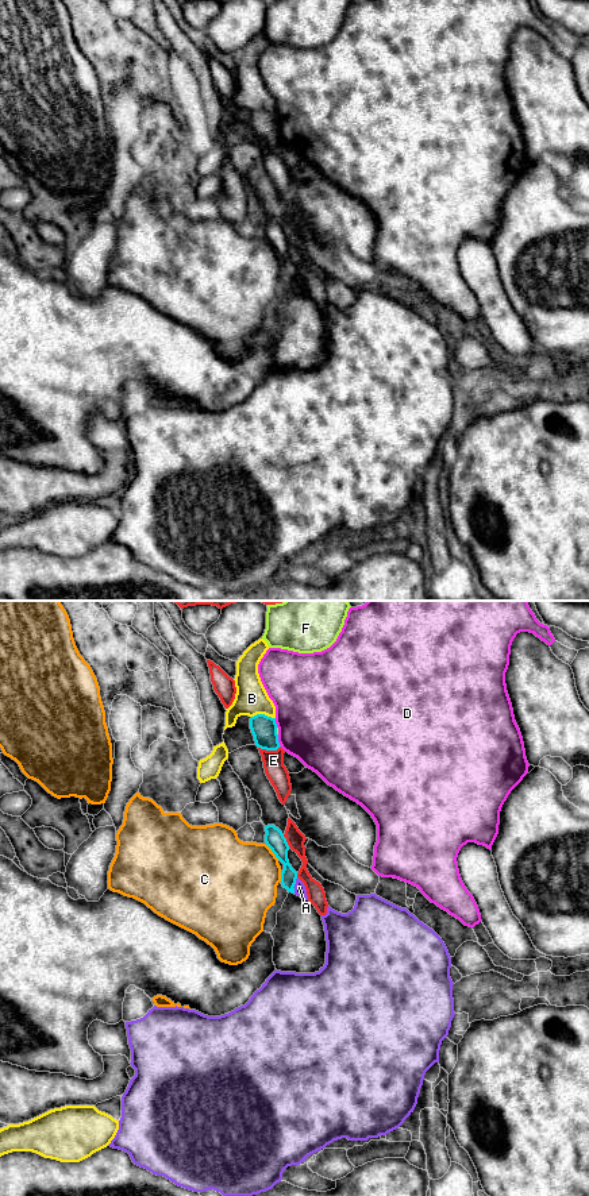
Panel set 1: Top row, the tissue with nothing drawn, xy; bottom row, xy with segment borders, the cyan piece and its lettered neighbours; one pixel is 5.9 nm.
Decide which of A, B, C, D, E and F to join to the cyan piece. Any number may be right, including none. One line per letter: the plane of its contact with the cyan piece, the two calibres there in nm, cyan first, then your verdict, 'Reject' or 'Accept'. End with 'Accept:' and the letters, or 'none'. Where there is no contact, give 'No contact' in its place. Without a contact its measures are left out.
A: Touches cyan in xy. Thickness 100 nm (cyan) against 70 nm. Reject
B: Touches cyan in xy. Thickness 150 nm (cyan) against 190 nm. Reject
C: Touches cyan in xy. Thickness 120 nm (cyan) against 440 nm. Reject
D: Touches cyan in xy. Thickness 150 nm (cyan) against 460 nm. Reject
E: Touches cyan in xy. Thickness 150 nm (cyan) against 130 nm. Reject
F: Touches cyan in xy. Thickness 150 nm (cyan) against 20 nm. Reject
Accept: none

